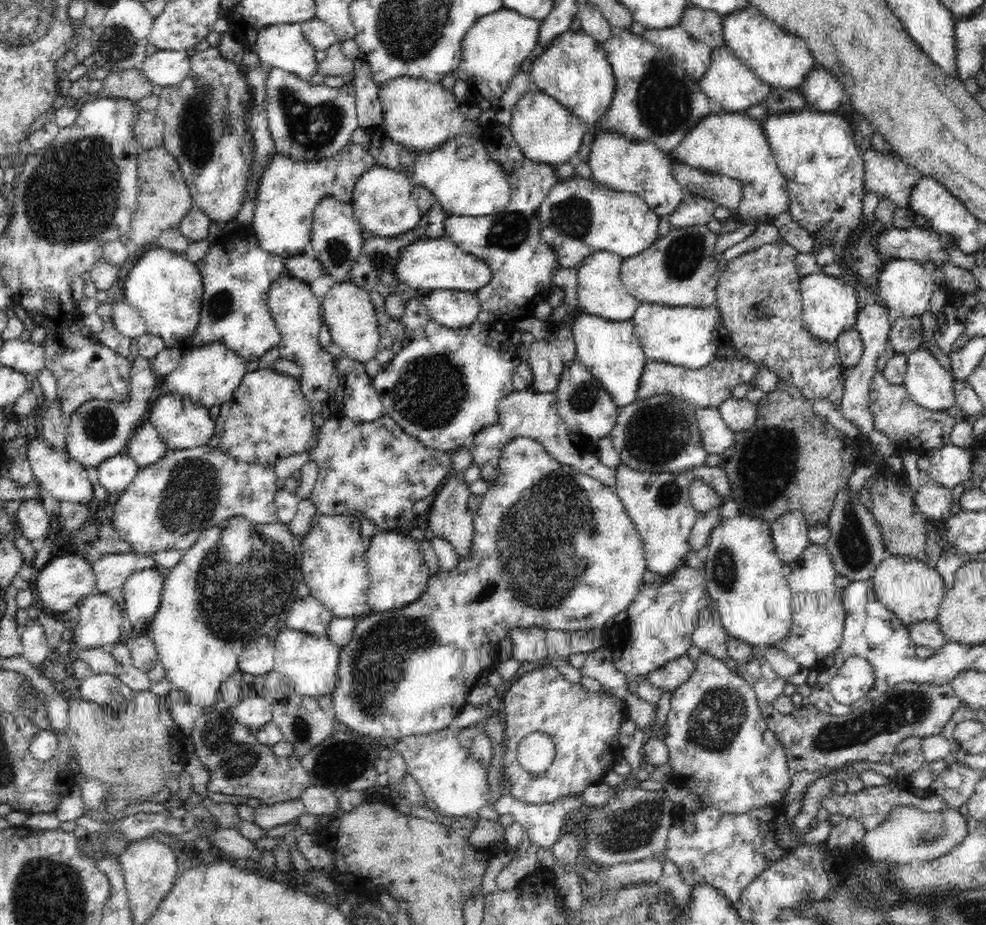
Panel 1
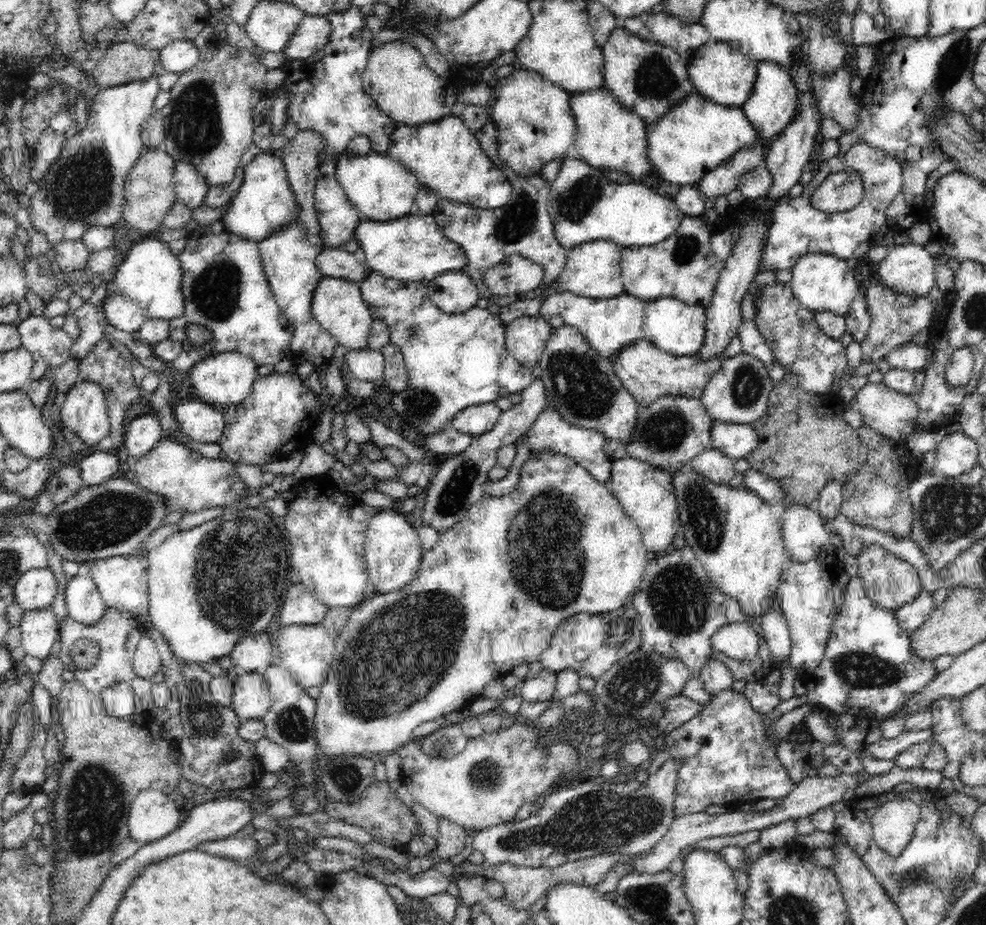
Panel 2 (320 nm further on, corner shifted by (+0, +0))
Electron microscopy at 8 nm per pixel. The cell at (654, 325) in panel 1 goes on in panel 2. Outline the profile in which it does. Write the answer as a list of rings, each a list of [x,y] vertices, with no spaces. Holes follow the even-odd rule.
[[[674,297],[647,301],[644,308],[643,338],[674,356],[696,356],[706,334],[707,309],[690,306]]]

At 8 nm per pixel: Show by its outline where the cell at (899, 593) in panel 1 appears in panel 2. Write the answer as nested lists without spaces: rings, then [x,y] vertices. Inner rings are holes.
[[[874,544],[866,545],[856,557],[859,577],[863,580],[866,596],[880,608],[895,611],[912,602],[922,592],[919,570],[885,548]]]

